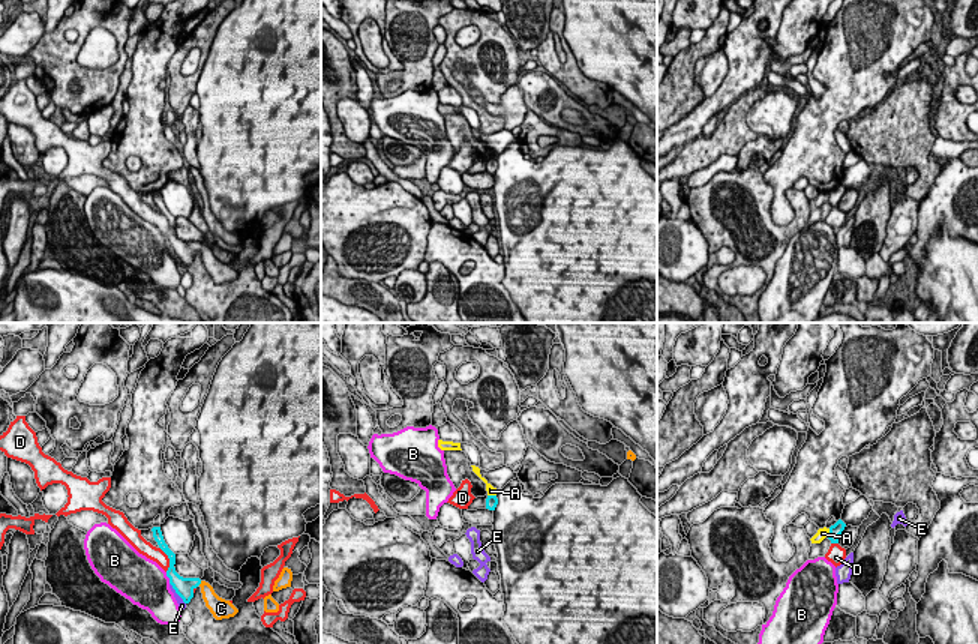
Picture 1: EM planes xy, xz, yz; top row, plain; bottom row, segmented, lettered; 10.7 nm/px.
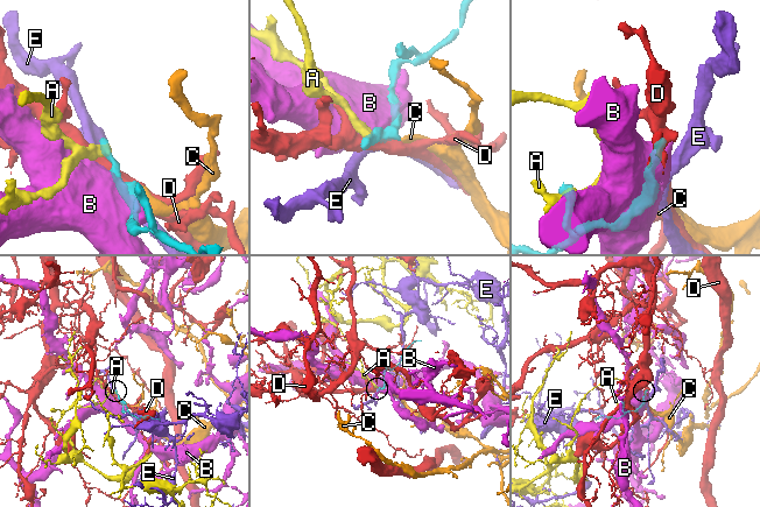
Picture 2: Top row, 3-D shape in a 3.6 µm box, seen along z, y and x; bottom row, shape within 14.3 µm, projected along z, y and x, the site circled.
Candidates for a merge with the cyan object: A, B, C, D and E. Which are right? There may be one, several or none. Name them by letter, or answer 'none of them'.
C

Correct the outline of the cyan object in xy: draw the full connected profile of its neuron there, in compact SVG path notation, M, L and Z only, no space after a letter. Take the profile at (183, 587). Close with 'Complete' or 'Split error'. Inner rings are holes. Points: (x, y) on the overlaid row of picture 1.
M153 527L152 531L153 531L153 537L158 542L159 548L170 558L170 567L166 570L170 584L172 585L176 593L183 599L184 603L190 602L190 599L194 597L194 590L200 585L206 606L210 609L210 612L213 614L216 620L230 618L238 612L238 609L230 600L219 597L208 582L201 581L200 578L180 576L174 567L176 554L165 543L160 527Z. Split error

